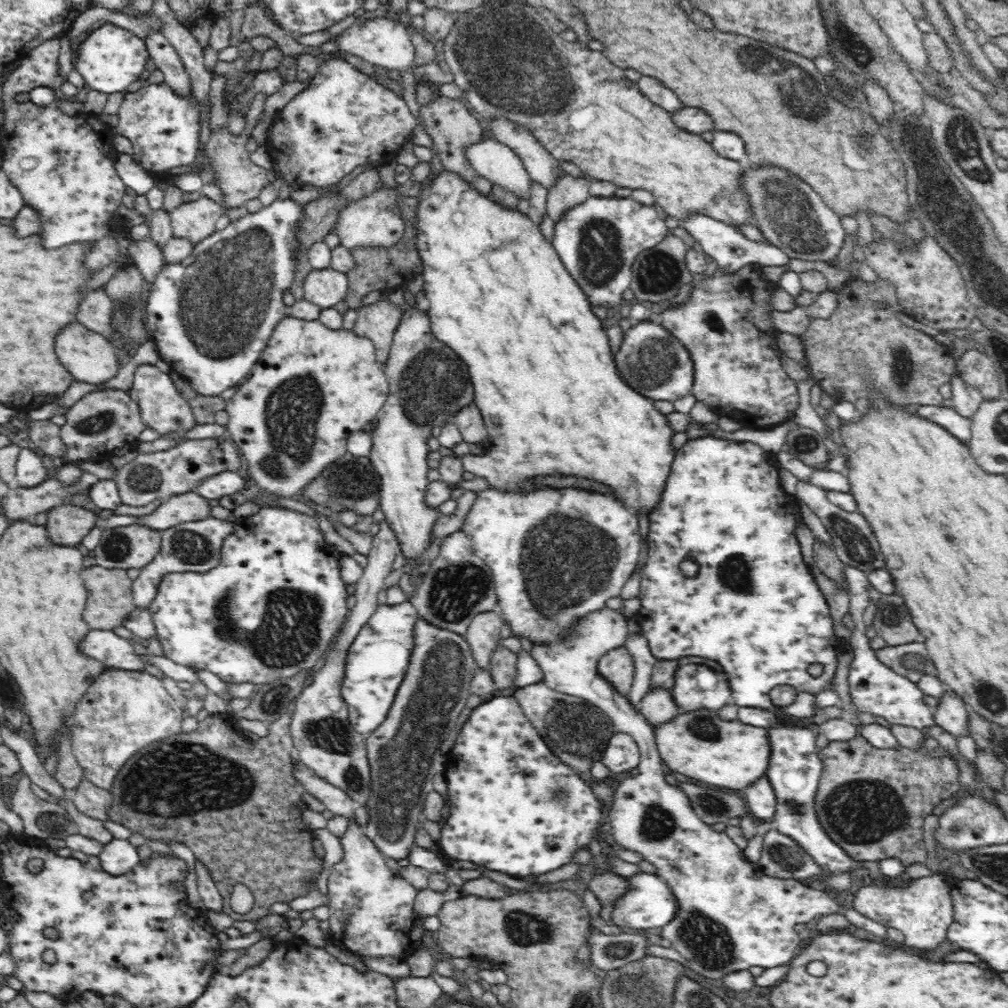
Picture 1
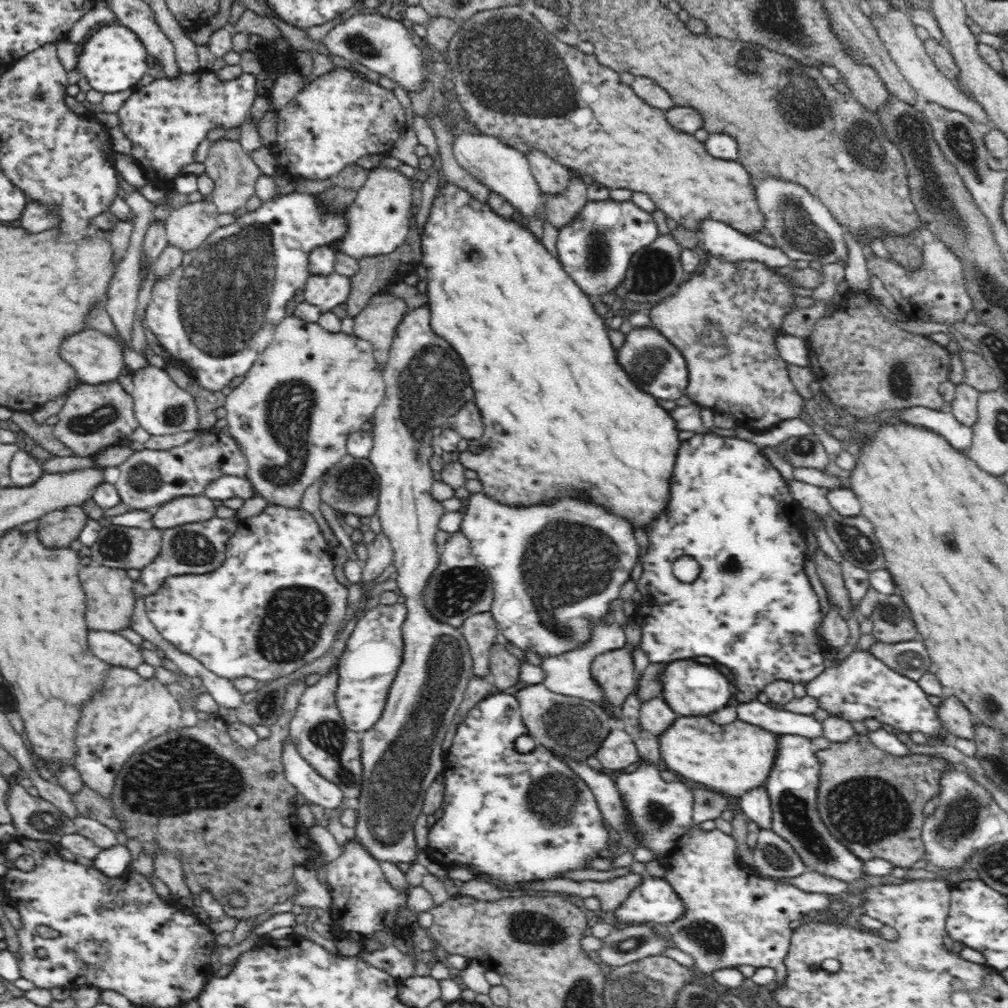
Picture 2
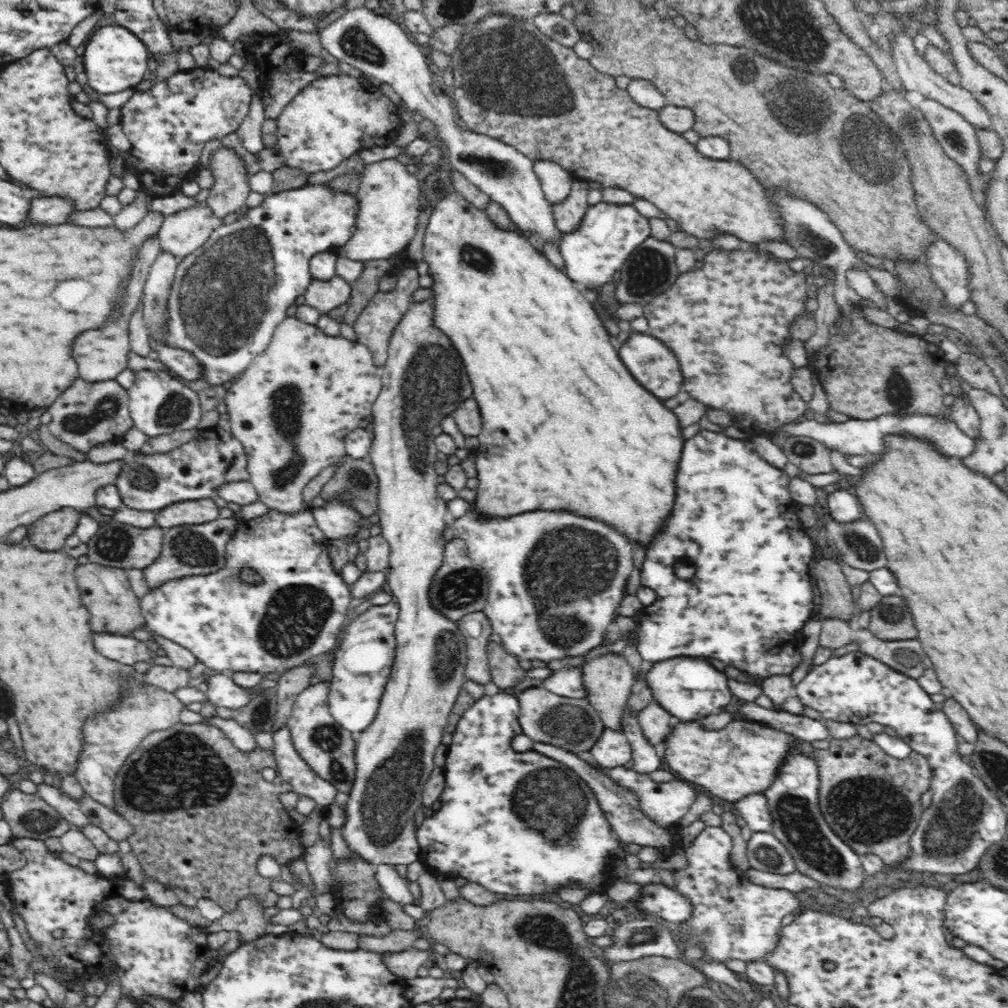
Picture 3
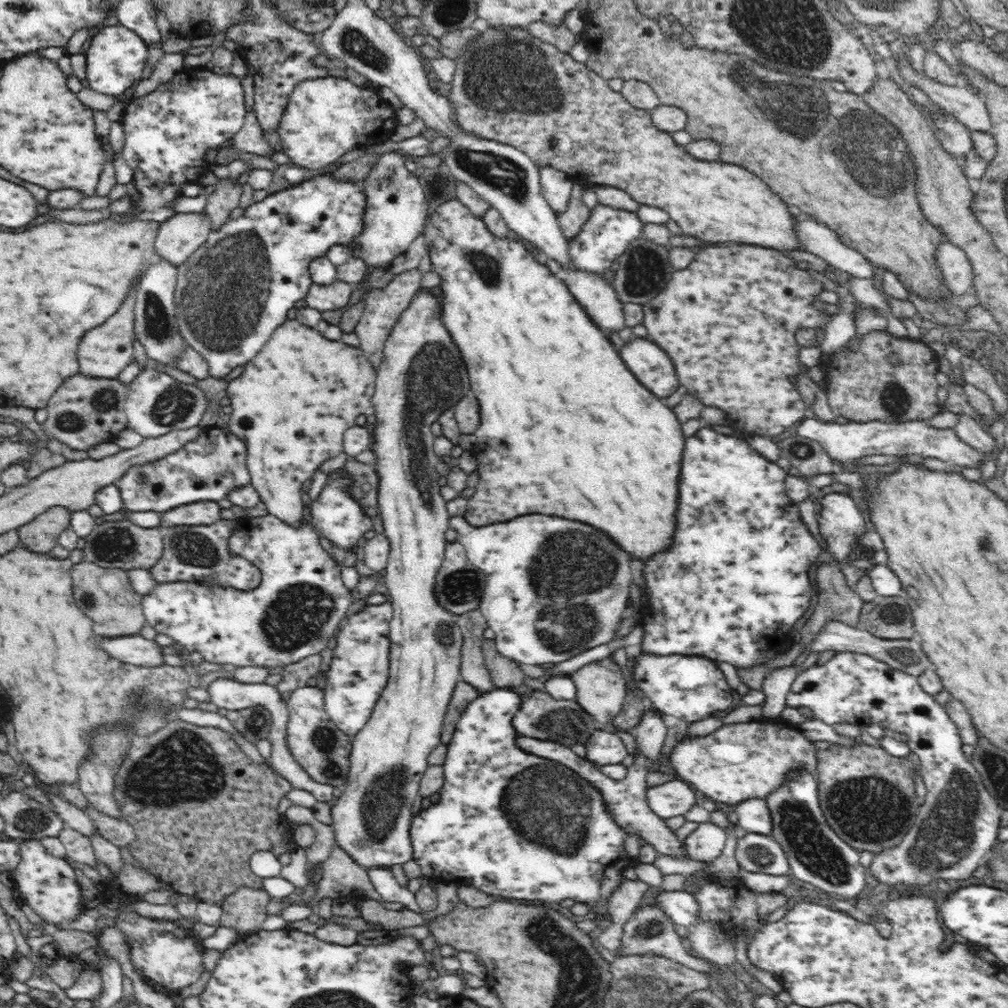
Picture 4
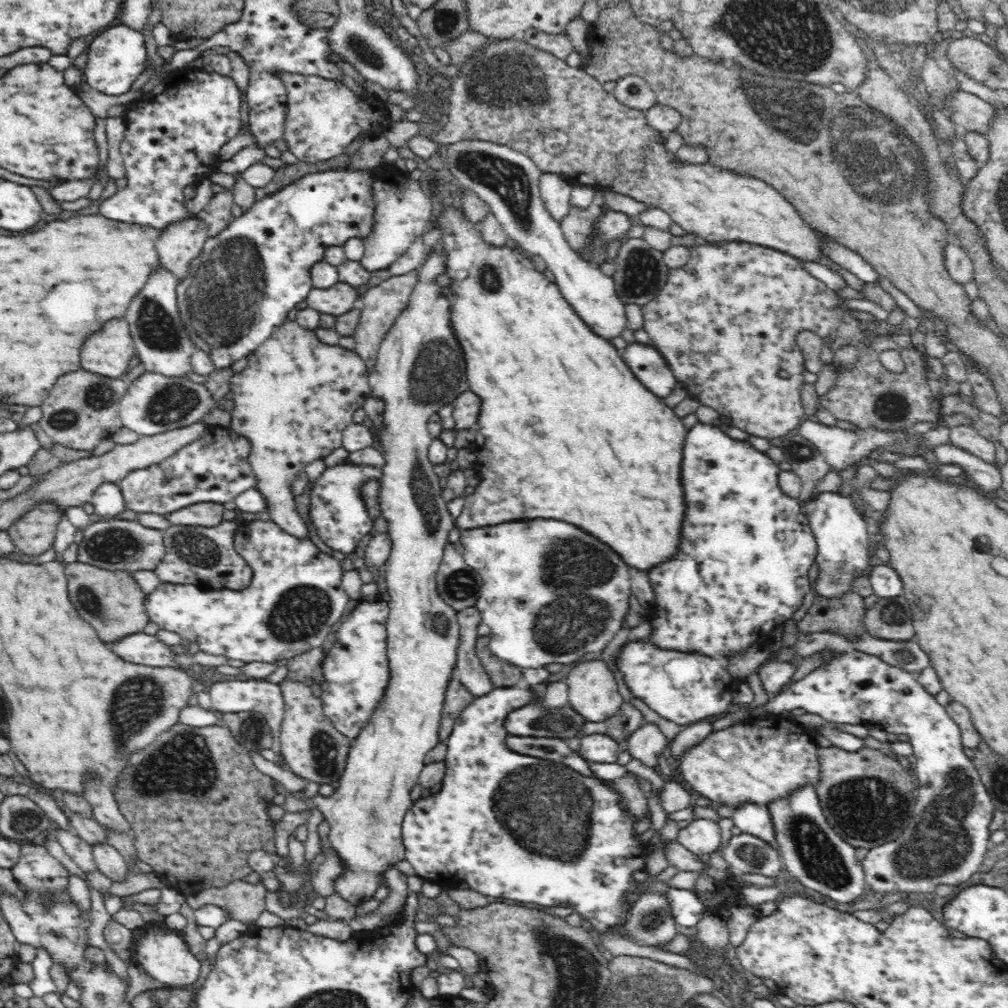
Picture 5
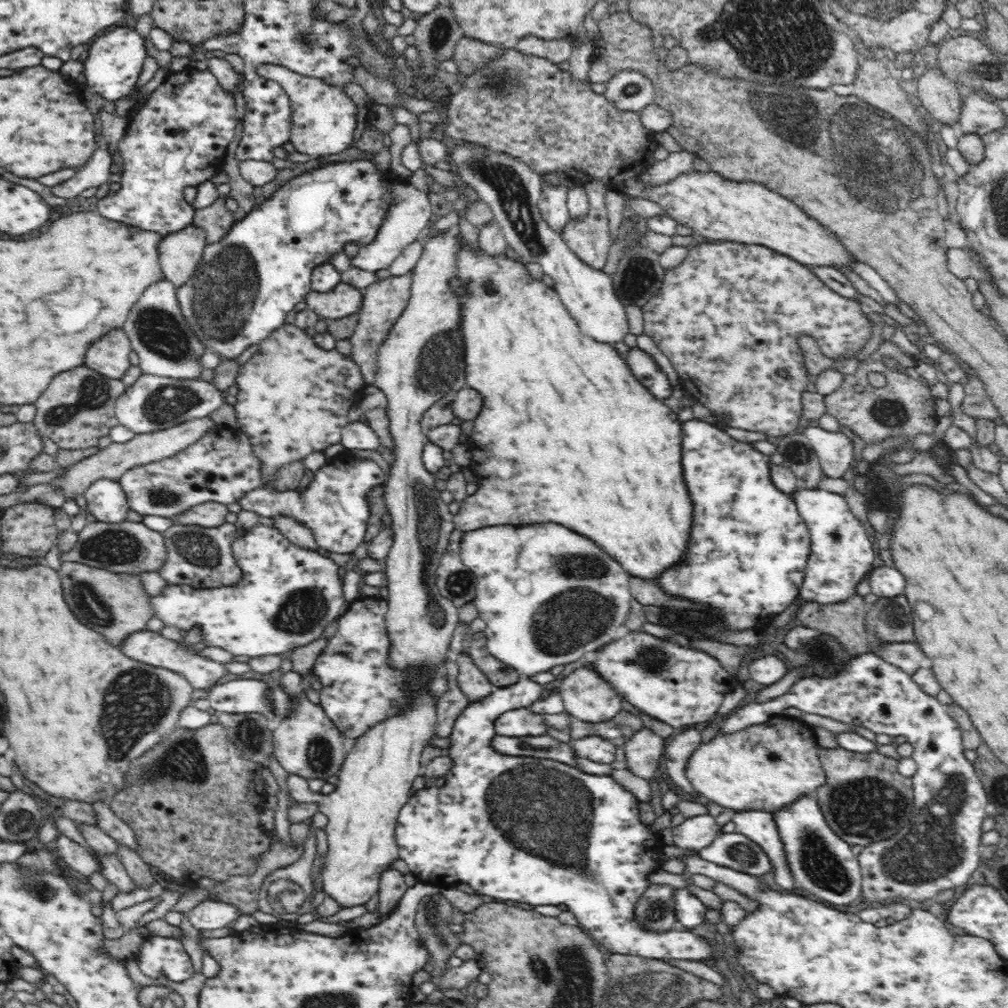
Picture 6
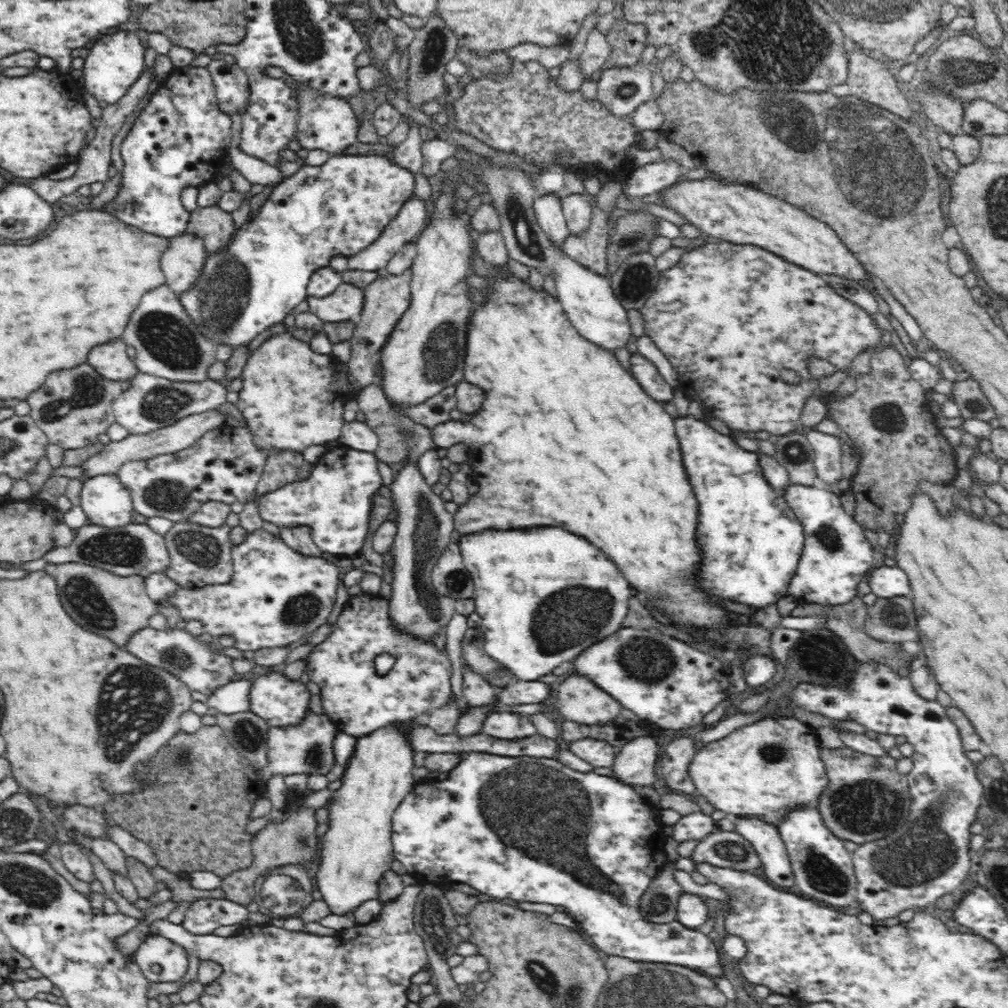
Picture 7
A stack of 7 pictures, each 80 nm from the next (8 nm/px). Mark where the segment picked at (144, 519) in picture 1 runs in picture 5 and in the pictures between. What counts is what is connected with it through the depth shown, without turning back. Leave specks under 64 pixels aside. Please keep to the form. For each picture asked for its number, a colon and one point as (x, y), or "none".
2: (189, 509)
3: (199, 511)
4: (204, 513)
5: (202, 514)

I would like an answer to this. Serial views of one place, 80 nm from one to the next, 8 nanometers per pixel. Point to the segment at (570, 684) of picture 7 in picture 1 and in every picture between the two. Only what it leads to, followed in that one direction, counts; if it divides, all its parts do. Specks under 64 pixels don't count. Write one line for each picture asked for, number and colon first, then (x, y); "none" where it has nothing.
1: (616, 666)
2: (614, 671)
3: (608, 679)
4: (600, 687)
5: (592, 692)
6: (586, 697)

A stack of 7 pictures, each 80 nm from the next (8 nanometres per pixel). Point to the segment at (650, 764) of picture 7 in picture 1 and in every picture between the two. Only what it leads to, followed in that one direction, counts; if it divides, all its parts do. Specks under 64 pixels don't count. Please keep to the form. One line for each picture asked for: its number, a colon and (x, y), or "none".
1: (657, 706)
2: (655, 716)
3: (654, 721)
4: (650, 733)
5: (646, 744)
6: (643, 749)

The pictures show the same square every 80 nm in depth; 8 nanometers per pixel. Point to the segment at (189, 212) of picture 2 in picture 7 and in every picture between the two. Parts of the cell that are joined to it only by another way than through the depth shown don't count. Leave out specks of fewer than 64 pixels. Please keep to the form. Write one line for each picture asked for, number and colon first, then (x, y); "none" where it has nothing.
3: (181, 233)
4: (178, 238)
5: (179, 244)
6: (180, 252)
7: (182, 263)

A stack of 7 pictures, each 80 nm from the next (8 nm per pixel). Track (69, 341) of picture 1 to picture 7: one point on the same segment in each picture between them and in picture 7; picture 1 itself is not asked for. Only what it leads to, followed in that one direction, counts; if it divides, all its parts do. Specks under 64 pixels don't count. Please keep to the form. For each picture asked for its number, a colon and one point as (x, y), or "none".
2: (96, 357)
3: (101, 354)
4: (104, 352)
5: (108, 354)
6: (113, 364)
7: (111, 361)

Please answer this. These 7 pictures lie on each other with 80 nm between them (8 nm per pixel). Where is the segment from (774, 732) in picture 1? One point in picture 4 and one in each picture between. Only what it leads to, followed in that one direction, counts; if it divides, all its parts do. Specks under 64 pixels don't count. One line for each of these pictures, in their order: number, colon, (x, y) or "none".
2: (786, 804)
3: (791, 811)
4: (793, 816)

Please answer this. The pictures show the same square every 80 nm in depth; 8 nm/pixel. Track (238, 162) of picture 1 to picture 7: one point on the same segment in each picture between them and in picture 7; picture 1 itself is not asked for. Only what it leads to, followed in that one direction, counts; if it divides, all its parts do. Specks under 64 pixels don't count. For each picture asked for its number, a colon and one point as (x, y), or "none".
2: (234, 173)
3: (231, 187)
4: (226, 197)
5: (217, 214)
6: (216, 220)
7: (215, 227)

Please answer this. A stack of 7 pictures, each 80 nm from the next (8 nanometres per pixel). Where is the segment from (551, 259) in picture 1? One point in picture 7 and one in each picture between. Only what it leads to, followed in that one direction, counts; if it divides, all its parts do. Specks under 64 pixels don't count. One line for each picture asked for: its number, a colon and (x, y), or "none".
2: (569, 423)
3: (578, 433)
4: (543, 372)
5: (556, 401)
6: (615, 475)
7: (617, 479)

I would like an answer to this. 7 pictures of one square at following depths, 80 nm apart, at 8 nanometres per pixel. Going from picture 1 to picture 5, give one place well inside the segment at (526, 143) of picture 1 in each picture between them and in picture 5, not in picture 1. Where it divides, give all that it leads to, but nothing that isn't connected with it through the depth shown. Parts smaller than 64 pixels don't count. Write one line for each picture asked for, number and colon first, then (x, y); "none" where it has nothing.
2: (553, 178)
3: (555, 181)
4: (556, 187)
5: (555, 191)

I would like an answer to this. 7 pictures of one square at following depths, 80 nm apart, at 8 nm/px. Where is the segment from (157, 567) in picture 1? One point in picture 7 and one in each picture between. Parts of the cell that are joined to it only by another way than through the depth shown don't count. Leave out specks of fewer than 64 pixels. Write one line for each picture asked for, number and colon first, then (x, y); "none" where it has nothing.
2: (197, 548)
3: (198, 549)
4: (194, 553)
5: (205, 557)
6: (198, 557)
7: (200, 556)

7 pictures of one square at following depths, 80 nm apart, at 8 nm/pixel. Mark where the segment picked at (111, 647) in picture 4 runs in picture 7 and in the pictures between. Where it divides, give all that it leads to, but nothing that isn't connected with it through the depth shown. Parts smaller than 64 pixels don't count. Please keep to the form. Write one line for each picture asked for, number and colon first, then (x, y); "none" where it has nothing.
5: (140, 648)
6: (147, 647)
7: (190, 661)

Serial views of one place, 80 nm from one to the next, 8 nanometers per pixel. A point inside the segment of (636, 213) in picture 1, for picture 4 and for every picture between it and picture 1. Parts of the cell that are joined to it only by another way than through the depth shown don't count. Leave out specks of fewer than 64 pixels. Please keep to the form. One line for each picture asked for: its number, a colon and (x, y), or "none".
2: (595, 249)
3: (592, 254)
4: (603, 238)

